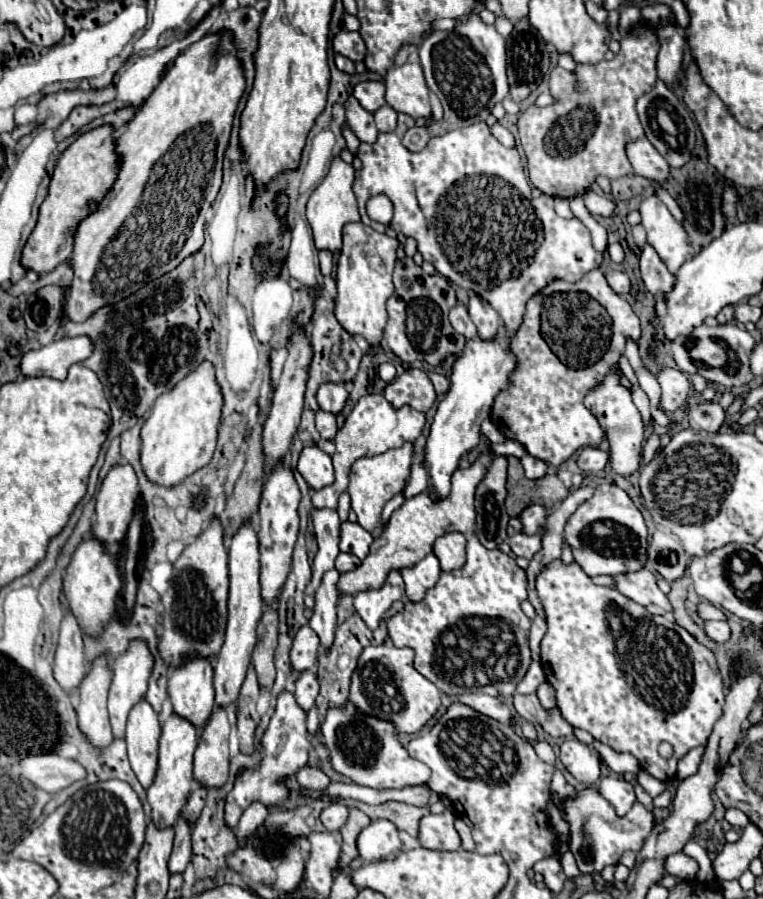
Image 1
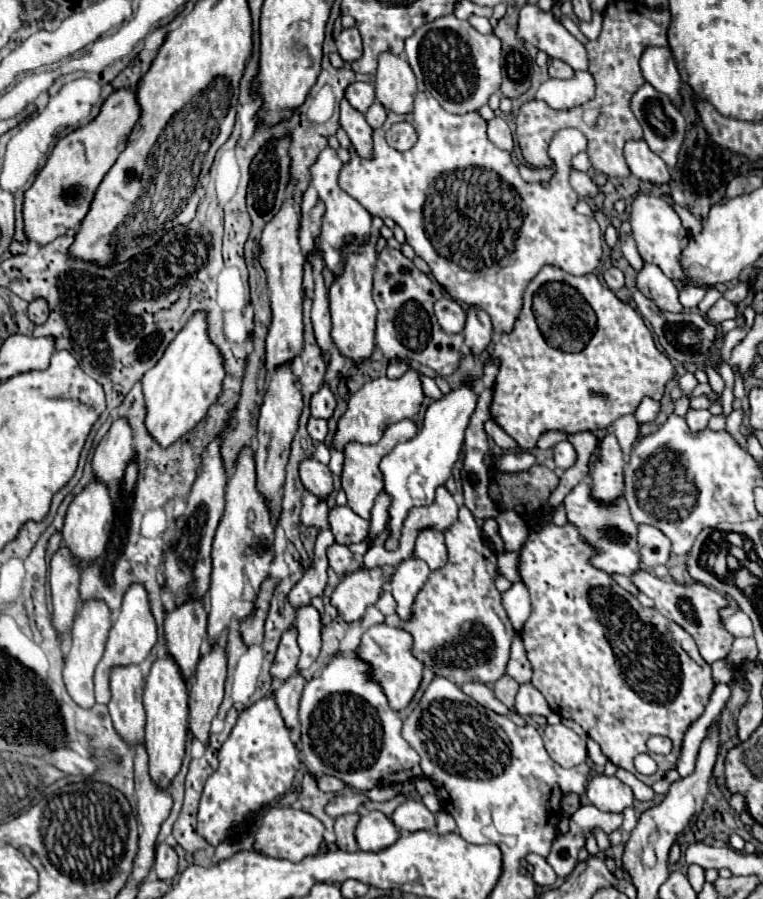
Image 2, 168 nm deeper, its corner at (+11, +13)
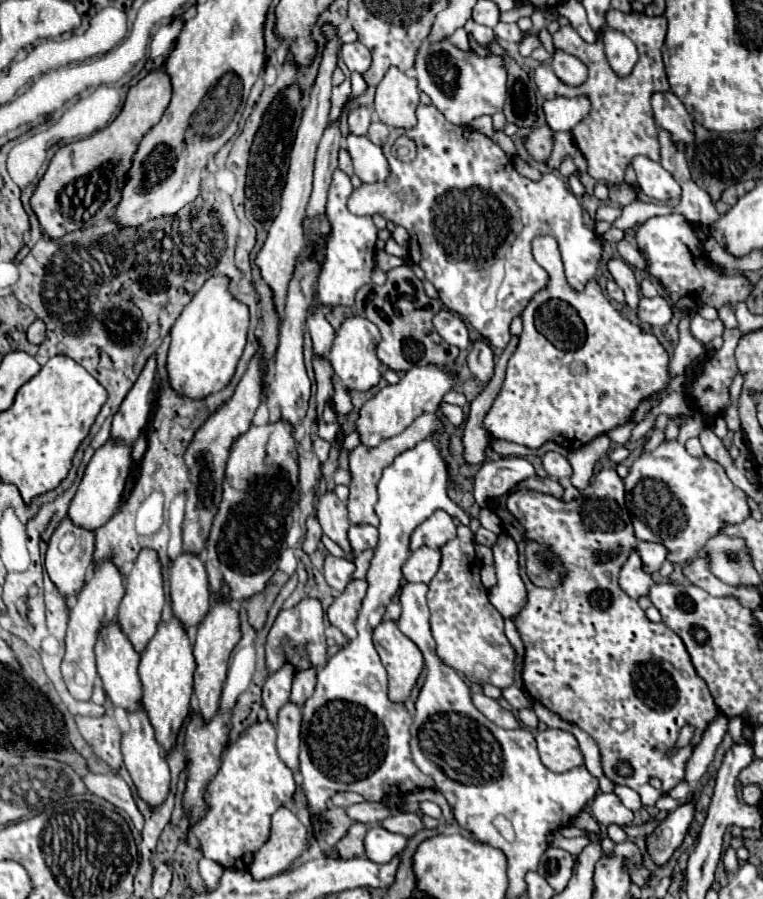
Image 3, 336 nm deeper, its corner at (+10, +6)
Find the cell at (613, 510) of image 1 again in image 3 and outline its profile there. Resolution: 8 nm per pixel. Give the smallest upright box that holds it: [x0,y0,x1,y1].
[618,551,654,599]

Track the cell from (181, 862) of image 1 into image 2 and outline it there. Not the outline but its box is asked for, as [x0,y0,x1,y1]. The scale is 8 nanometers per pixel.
[155,844,177,882]

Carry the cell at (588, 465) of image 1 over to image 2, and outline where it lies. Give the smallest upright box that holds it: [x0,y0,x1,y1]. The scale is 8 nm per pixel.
[553,440,575,468]

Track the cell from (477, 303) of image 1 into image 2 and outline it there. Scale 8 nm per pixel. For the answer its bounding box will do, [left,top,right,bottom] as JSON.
[463,308,493,354]

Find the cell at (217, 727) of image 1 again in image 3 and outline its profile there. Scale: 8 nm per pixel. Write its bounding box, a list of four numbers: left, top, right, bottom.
[194,601,242,723]

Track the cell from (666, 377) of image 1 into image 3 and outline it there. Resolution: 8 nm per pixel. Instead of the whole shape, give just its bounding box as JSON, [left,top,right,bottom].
[484,235,670,449]

